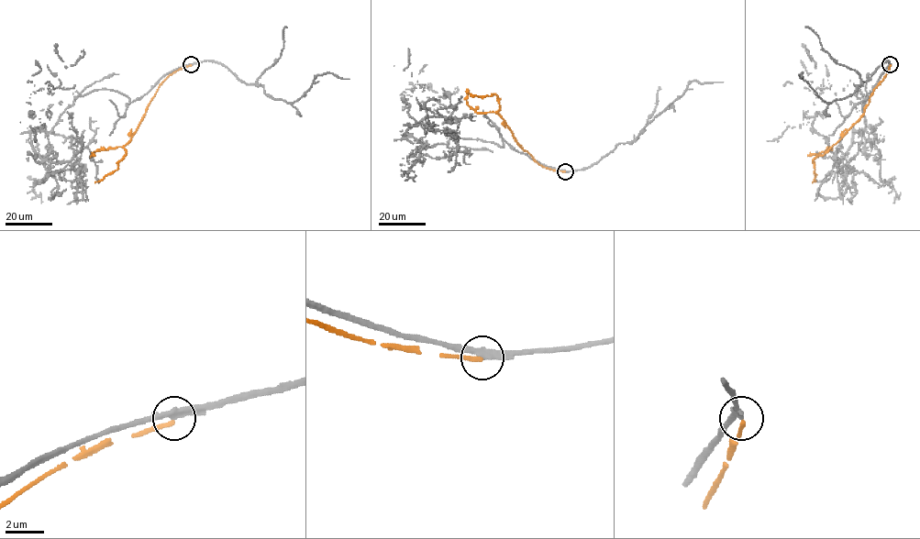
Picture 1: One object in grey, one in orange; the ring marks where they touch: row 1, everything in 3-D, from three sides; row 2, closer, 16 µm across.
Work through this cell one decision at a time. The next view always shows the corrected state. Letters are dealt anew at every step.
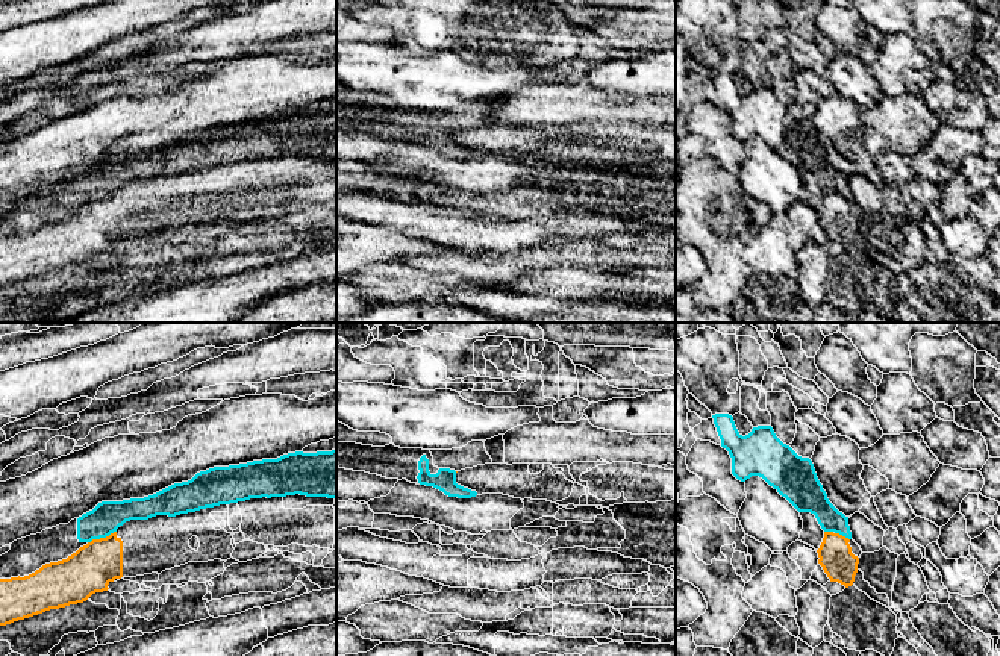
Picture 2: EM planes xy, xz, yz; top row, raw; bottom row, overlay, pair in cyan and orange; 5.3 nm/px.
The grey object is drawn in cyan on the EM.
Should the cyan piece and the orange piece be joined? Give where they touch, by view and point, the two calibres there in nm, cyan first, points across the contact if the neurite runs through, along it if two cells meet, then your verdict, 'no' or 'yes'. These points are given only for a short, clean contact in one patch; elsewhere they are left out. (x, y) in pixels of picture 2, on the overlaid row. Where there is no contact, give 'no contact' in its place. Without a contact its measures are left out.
meets cyan in xy at (102, 537); 170 nm thick on the cyan side, 240 nm on the other; border along xy (115, 531), (105, 537), (93, 538), (88, 543); no

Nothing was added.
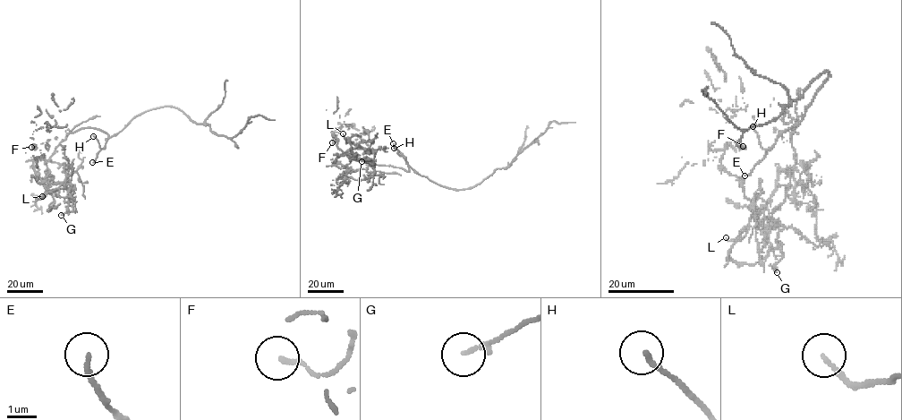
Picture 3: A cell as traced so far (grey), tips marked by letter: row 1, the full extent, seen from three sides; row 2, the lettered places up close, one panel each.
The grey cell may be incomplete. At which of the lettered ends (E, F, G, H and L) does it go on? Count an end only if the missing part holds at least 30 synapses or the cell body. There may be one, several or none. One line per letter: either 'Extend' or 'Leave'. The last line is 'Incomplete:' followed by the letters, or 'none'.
E: Leave
F: Leave
G: Leave
H: Leave
L: Extend
Incomplete: L

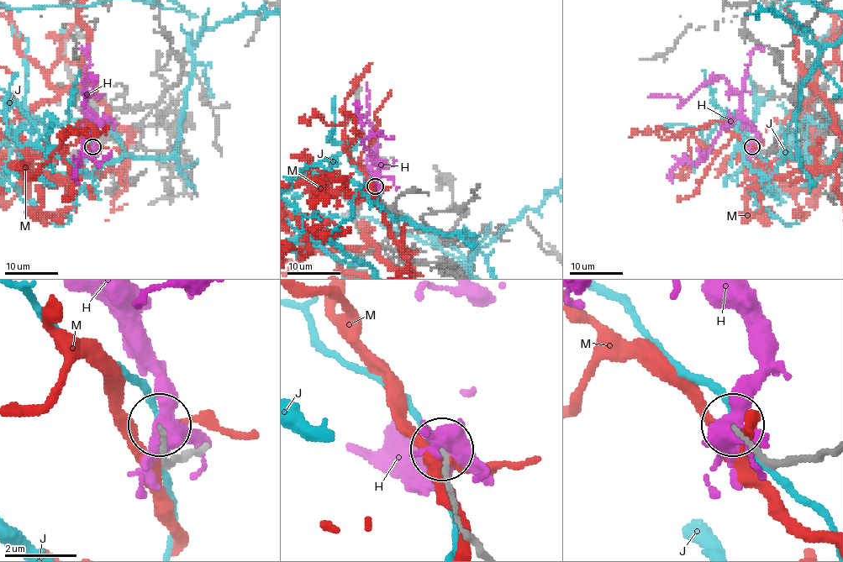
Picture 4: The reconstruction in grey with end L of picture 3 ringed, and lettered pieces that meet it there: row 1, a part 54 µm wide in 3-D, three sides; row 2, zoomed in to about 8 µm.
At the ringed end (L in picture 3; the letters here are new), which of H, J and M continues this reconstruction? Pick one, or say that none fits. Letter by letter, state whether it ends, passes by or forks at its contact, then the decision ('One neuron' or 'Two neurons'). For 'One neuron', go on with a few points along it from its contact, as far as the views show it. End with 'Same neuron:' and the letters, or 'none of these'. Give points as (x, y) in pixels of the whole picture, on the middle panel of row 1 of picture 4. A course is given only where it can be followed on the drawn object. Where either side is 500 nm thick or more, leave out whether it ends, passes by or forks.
H: It forks there. Two neurons
J: It passes by. Two neurons
M: It forks there. Two neurons
Same neuron: none of these

